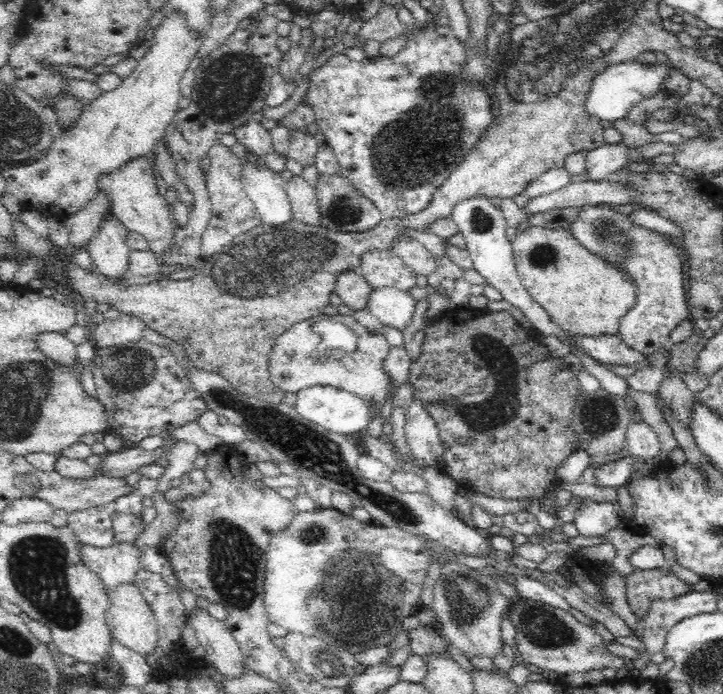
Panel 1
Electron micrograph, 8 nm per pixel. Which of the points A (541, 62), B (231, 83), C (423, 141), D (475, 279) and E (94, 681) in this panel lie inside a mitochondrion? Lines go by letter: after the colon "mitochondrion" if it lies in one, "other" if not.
A: mitochondrion
B: mitochondrion
C: mitochondrion
D: other
E: other

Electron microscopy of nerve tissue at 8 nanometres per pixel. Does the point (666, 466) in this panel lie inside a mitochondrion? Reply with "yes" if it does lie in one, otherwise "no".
no

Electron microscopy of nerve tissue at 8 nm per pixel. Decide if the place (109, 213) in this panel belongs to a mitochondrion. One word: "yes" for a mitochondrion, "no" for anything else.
no

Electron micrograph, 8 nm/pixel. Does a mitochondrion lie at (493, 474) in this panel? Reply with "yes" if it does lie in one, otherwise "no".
no

